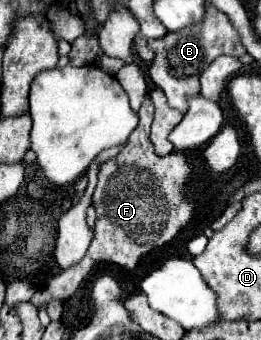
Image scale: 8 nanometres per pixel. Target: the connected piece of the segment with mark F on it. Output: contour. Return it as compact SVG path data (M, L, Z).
M145 98L139 110L139 126L131 132L127 146L121 154L105 160L99 168L99 182L93 194L93 206L97 210L95 240L81 262L63 270L47 284L47 288L38 289L33 294L29 300L33 306L49 300L71 298L95 262L113 262L133 270L143 254L171 242L191 220L195 204L185 194L185 186L193 180L193 172L181 152L171 152L169 156L157 156L153 152L153 144L149 140L151 120L153 104Z

